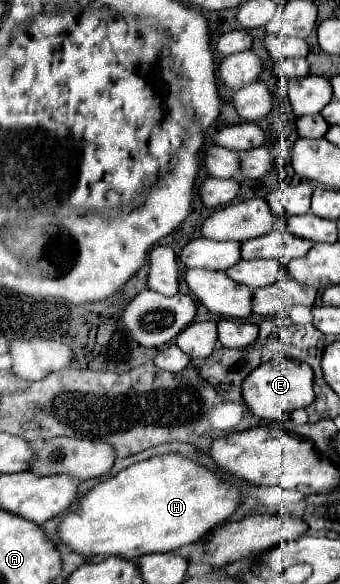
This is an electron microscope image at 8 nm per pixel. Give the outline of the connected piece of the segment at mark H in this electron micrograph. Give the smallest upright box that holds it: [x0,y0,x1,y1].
[59,454,239,560]

